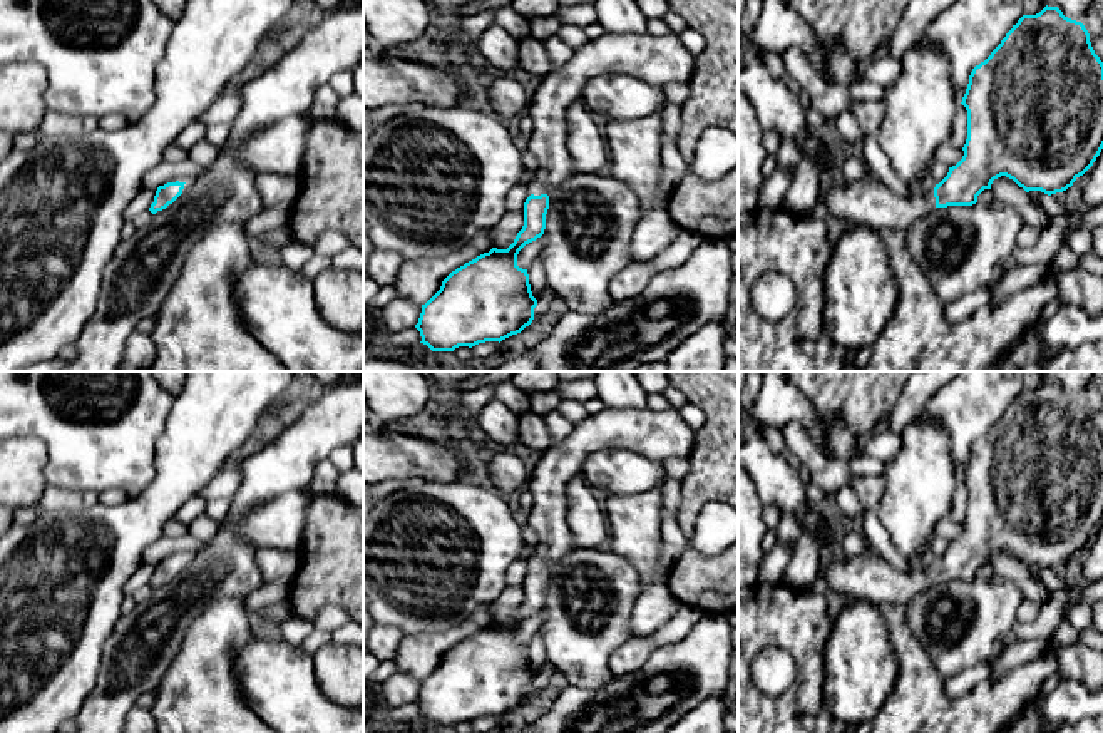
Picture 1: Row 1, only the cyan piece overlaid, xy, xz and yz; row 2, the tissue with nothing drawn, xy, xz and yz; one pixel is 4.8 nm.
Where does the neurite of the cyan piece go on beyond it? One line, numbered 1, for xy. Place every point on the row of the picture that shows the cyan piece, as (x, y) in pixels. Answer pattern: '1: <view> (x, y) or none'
1: none

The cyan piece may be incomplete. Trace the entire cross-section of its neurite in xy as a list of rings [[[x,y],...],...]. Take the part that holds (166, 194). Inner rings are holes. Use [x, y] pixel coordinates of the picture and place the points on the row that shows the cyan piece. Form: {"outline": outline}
{"outline": [[[176,181],[176,182],[167,182],[164,186],[159,186],[149,211],[156,214],[157,211],[162,211],[169,204],[172,204],[182,194],[184,184],[186,182]]]}

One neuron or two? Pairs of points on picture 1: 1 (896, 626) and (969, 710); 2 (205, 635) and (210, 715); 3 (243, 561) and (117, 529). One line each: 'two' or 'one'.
1: one
2: one
3: two

